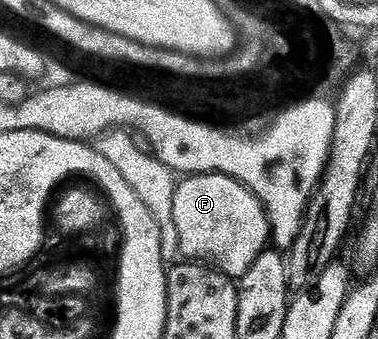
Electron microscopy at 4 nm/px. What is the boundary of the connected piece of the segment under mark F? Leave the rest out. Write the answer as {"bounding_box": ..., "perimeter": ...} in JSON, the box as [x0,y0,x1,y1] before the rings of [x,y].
{"bounding_box":[174,175,270,281],"perimeter":[[[193,175],[185,178],[174,193],[174,225],[178,229],[180,255],[185,260],[214,267],[234,281],[245,275],[270,243],[268,218],[252,192],[225,175]]]}

